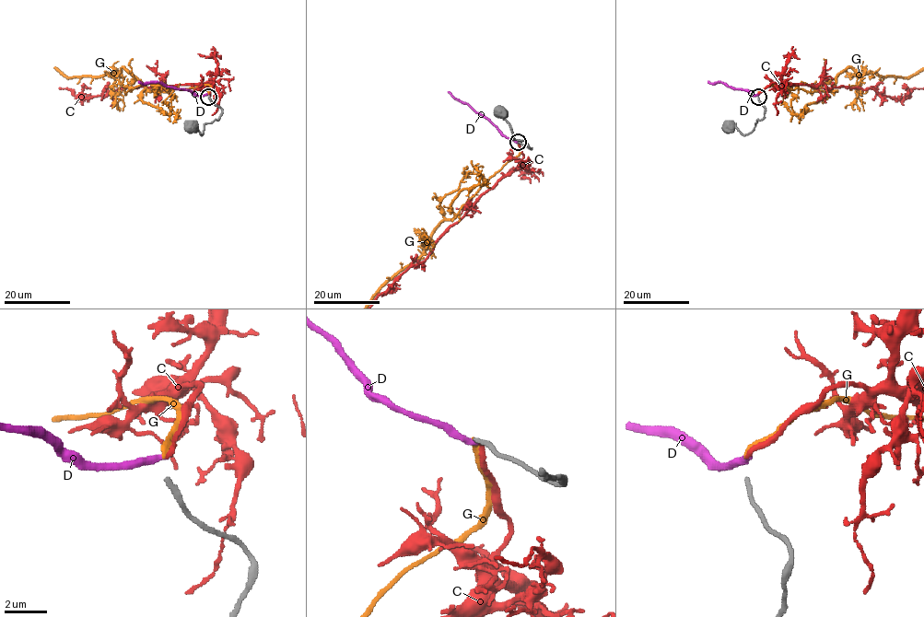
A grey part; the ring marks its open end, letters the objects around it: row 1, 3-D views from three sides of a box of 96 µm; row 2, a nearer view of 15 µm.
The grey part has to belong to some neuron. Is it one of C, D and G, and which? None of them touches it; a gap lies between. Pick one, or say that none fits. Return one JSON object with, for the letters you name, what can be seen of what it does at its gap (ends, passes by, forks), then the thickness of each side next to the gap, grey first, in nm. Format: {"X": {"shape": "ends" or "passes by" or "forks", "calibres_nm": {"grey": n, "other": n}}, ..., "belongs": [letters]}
{"G": {"shape": "ends", "calibres_nm": {"grey": 240, "other": 240}}, "belongs": ["G"]}

